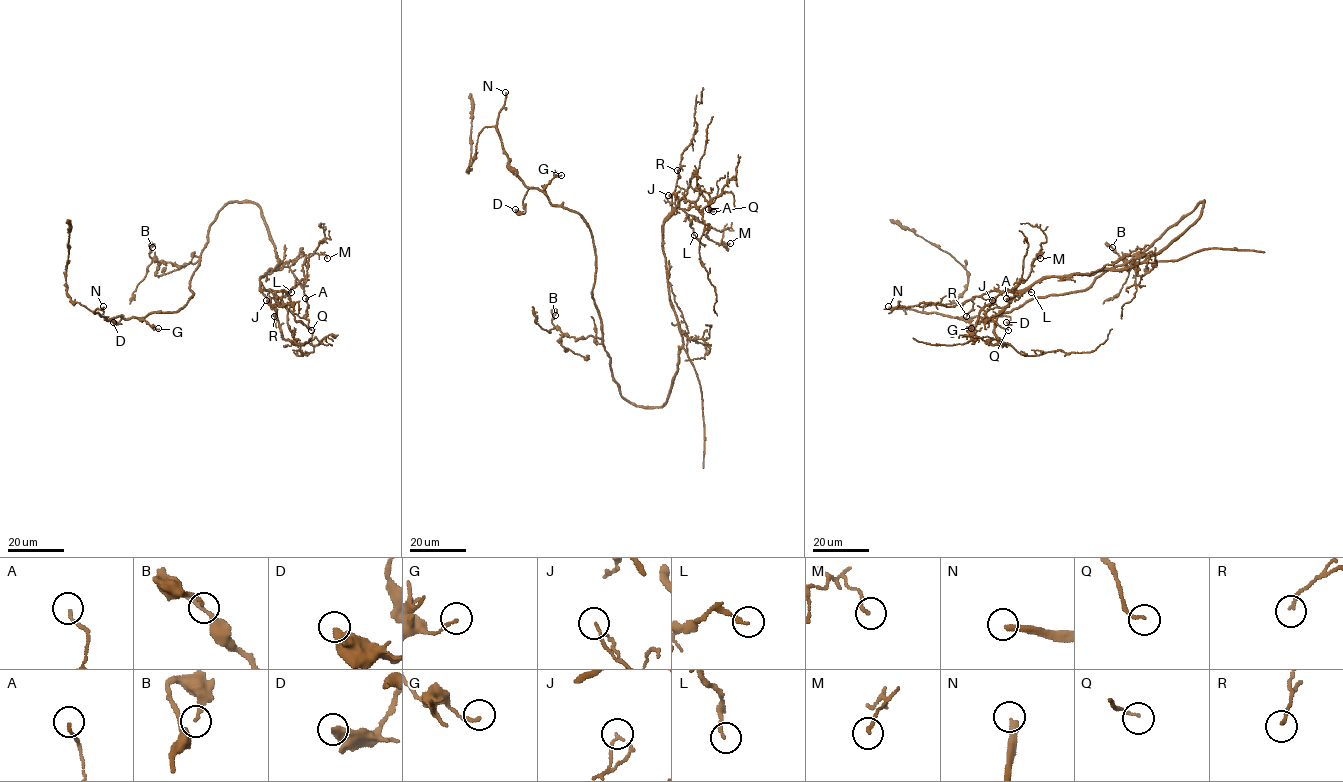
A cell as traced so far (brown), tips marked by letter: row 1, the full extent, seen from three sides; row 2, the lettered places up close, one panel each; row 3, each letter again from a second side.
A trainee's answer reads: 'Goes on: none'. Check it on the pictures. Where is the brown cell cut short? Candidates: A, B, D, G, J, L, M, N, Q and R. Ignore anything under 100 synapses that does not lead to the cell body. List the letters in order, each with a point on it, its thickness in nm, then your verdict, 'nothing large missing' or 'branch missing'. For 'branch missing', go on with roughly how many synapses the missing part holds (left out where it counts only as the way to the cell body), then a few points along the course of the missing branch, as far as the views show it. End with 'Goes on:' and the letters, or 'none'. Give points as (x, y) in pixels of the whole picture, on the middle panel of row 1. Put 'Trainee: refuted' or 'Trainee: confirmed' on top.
Trainee: refuted
A: at (708, 209); 130 nm thick; nothing large missing
B: at (555, 315); 150 nm thick; nothing large missing
D: at (515, 209); 400 nm thick; nothing large missing
G: at (561, 175); 150 nm thick; nothing large missing
J: at (668, 195); 130 nm thick; nothing large missing
L: at (694, 235); 160 nm thick; nothing large missing
M: at (730, 243); 170 nm thick; nothing large missing
N: at (505, 92); 320 nm thick; branch missing; about 140 synapses
Q: at (713, 211); 110 nm thick; nothing large missing
R: at (677, 170); 150 nm thick; nothing large missing
Goes on: N

